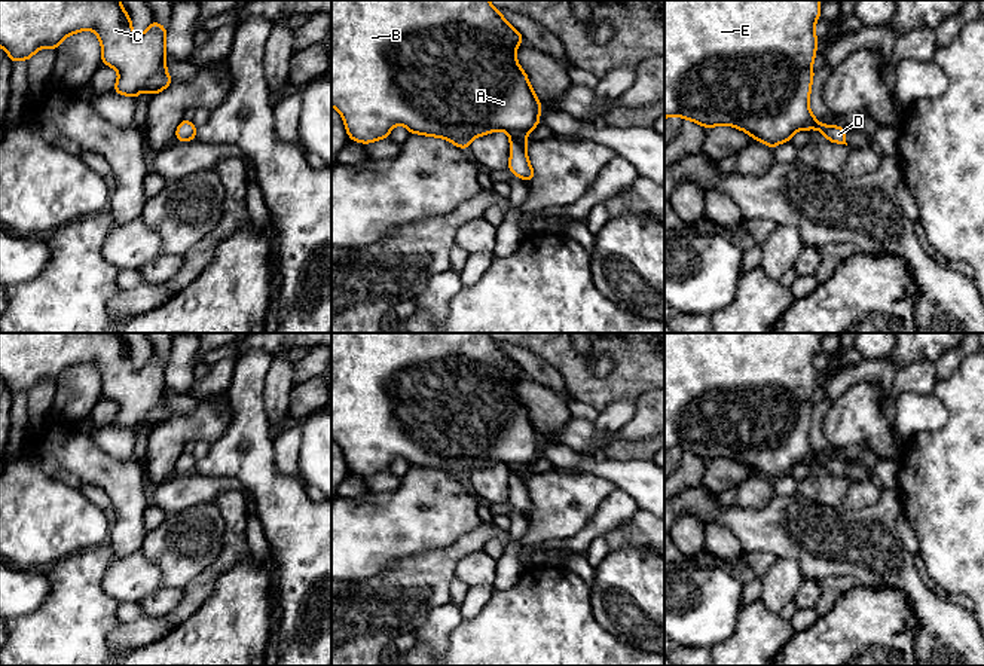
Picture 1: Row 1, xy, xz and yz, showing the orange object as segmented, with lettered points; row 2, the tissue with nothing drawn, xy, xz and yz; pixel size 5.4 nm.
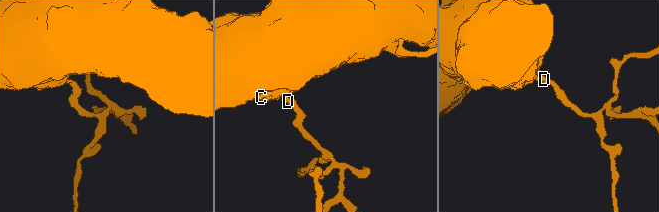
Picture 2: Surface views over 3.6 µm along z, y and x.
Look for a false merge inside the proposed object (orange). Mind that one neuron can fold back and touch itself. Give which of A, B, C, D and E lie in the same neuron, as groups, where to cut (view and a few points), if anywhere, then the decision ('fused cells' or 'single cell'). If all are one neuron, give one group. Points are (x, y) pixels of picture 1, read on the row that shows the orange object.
A B C D E; no cut; single cell

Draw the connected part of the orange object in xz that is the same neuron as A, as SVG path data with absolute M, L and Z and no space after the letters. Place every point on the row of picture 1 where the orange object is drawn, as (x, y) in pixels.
M331 0L331 106L340 113L348 137L352 141L369 144L388 138L395 125L404 125L410 134L440 137L468 150L473 138L493 131L505 131L510 137L508 171L516 177L531 181L535 171L526 153L526 135L540 125L543 109L525 70L516 59L516 48L523 43L523 36L491 4L489 0Z

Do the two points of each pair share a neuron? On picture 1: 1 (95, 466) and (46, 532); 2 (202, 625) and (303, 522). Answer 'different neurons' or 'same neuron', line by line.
1: different neurons
2: different neurons

